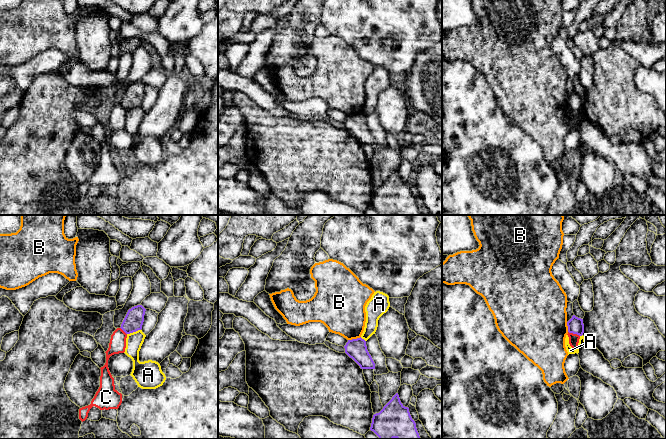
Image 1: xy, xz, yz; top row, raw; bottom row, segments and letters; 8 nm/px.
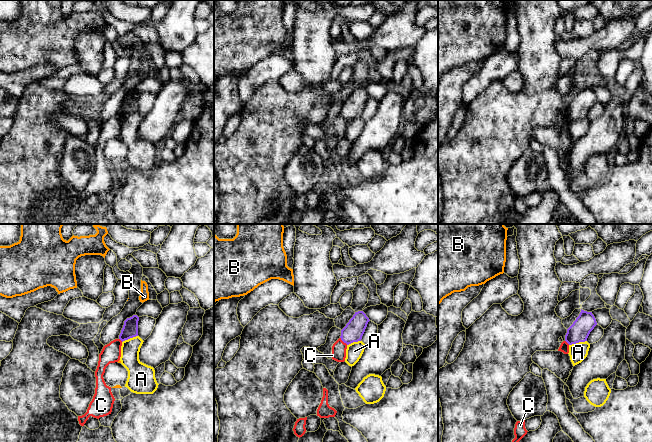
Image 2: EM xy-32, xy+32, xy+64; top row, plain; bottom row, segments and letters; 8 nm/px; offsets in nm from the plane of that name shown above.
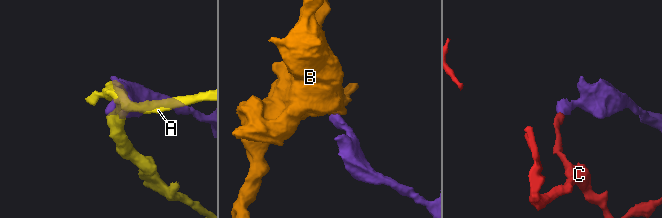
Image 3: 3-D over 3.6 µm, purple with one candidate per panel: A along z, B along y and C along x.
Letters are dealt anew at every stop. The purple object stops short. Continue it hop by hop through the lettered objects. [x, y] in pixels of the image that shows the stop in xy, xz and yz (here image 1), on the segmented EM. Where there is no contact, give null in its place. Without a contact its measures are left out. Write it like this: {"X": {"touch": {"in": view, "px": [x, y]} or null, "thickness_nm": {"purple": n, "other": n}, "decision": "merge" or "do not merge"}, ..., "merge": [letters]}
{"A": {"touch": {"in": "xy", "px": [133, 331]}, "thickness_nm": {"purple": 160, "other": 140}, "decision": "do not merge"}, "B": {"touch": {"in": "xz", "px": [354, 339]}, "thickness_nm": {"purple": 160, "other": 360}, "decision": "do not merge"}, "C": {"touch": {"in": "yz", "px": [574, 333]}, "thickness_nm": {"purple": 130, "other": 80}, "decision": "do not merge"}, "merge": []}

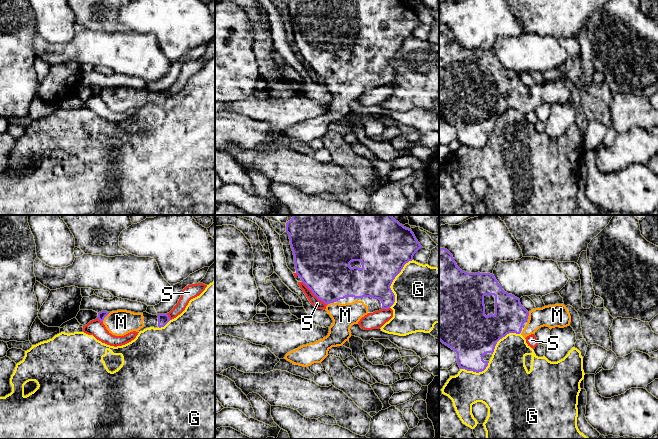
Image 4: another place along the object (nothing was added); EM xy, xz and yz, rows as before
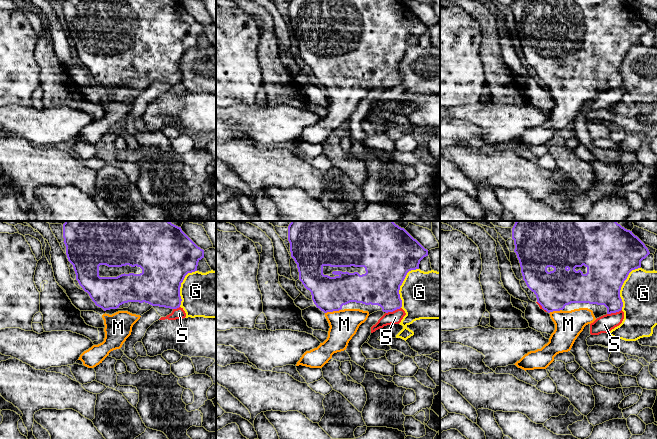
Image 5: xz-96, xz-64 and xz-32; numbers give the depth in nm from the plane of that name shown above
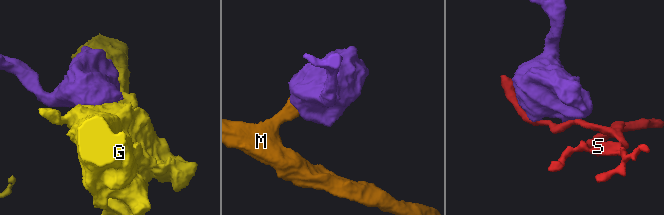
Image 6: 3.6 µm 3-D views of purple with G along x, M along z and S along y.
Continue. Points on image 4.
{"G": {"touch": {"in": "xz", "px": [392, 281]}, "thickness_nm": {"purple": 400, "other": 440}, "decision": "do not merge"}, "M": {"touch": {"in": "xy", "px": [105, 316]}, "thickness_nm": {"purple": 60, "other": 200}, "decision": "merge"}, "S": {"touch": {"in": "xz", "px": [314, 294]}, "thickness_nm": {"purple": 420, "other": 70}, "decision": "do not merge"}, "merge": ["M"]}

